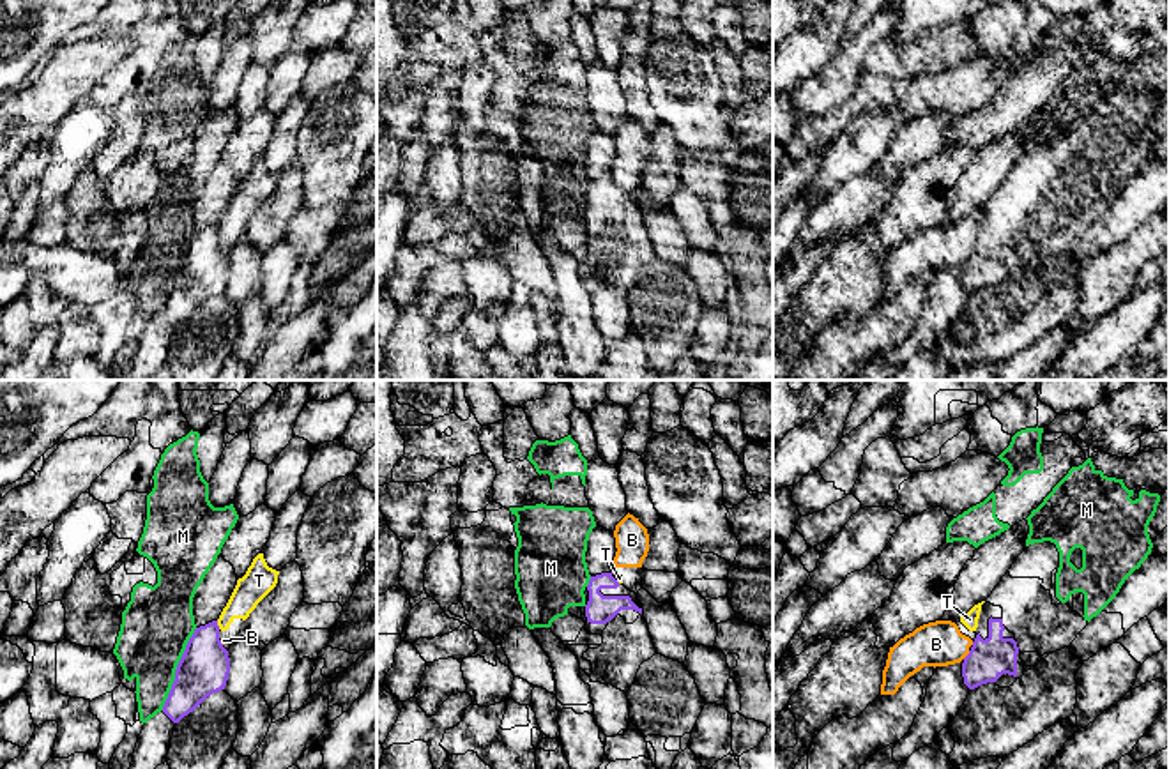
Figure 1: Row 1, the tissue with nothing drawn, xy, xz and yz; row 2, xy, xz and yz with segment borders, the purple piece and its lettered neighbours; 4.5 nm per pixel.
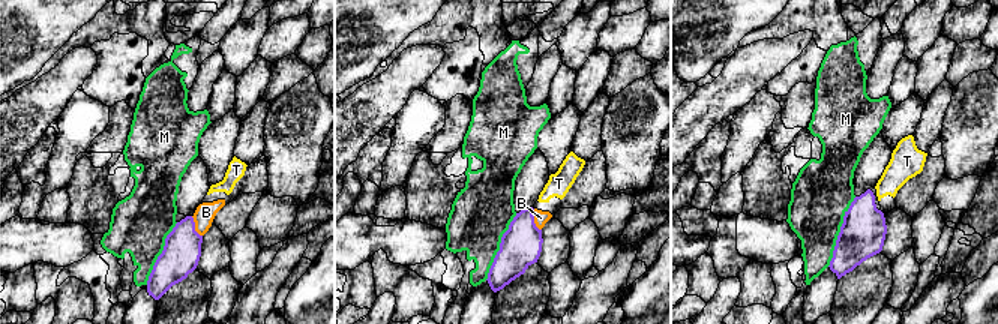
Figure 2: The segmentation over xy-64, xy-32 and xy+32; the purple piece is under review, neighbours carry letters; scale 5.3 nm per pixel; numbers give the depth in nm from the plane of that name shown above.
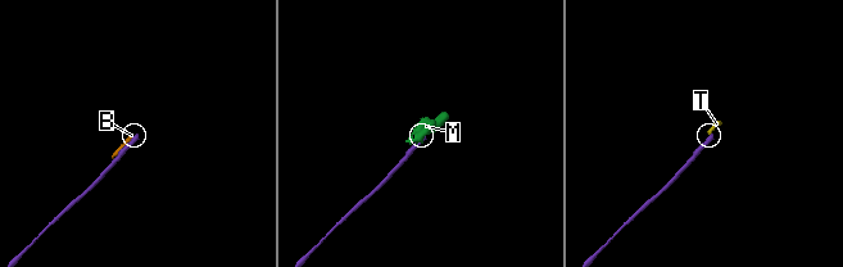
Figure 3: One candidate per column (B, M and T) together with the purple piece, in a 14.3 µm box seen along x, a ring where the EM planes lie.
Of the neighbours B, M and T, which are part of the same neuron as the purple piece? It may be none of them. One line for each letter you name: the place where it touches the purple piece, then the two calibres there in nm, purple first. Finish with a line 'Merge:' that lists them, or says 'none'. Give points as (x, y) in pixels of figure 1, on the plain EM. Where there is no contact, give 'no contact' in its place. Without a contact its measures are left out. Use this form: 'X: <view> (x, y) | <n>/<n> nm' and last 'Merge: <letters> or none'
M: xy (177, 273) | 220/320 nm
Merge: M

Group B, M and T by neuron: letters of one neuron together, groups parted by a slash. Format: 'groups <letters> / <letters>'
groups B T / M

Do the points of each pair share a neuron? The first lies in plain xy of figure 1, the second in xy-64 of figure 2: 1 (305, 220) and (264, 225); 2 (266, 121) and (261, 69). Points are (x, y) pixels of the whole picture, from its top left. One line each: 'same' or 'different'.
1: same
2: different

